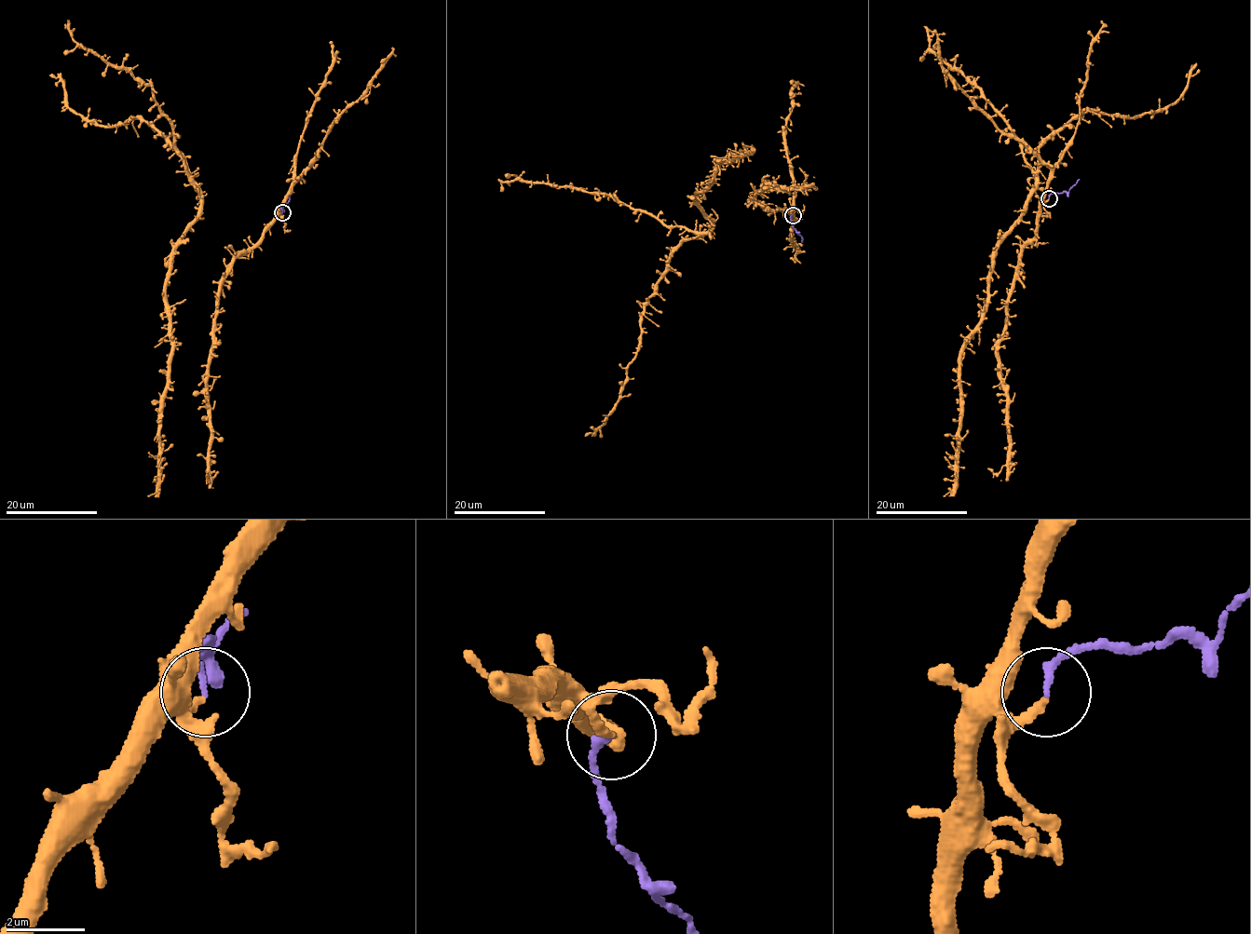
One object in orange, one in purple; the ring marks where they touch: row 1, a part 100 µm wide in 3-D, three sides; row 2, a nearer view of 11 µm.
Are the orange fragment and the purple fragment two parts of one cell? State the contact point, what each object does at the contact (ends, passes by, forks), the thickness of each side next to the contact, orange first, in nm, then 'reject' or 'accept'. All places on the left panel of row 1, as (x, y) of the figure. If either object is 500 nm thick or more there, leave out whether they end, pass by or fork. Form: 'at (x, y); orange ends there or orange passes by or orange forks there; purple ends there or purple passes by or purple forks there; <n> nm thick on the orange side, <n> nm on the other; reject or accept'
at (282, 212); orange ends there; purple ends there; 180 nm thick on the orange side, 180 nm on the other; reject

